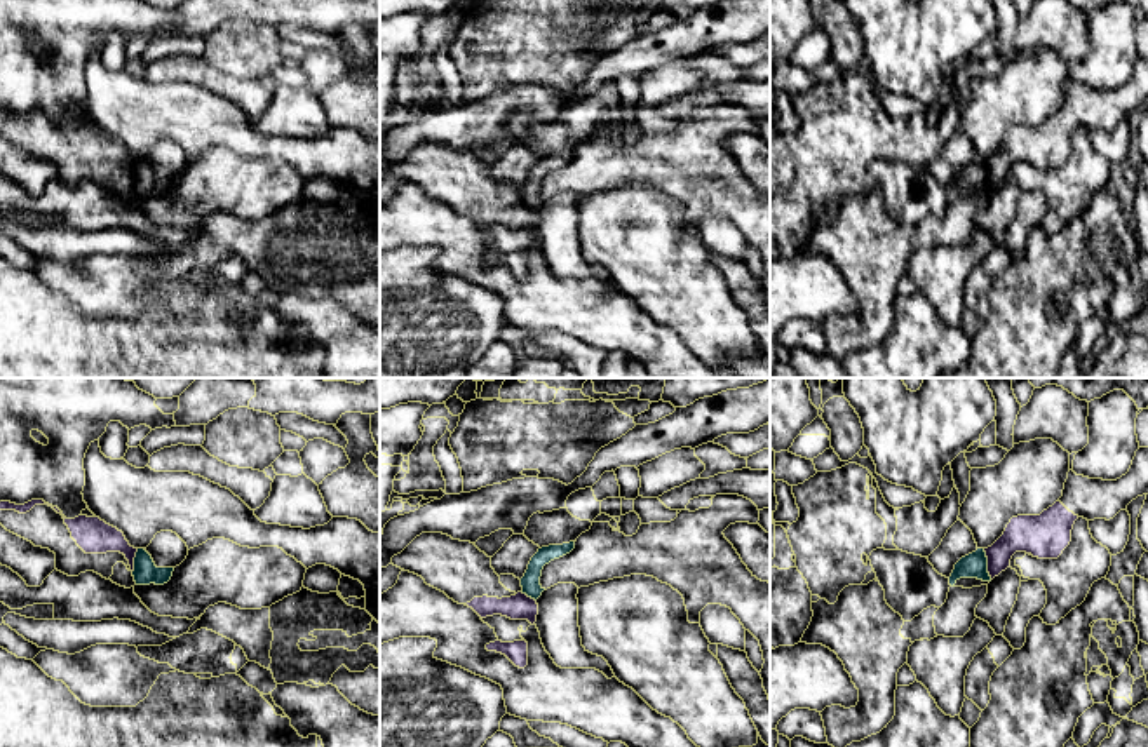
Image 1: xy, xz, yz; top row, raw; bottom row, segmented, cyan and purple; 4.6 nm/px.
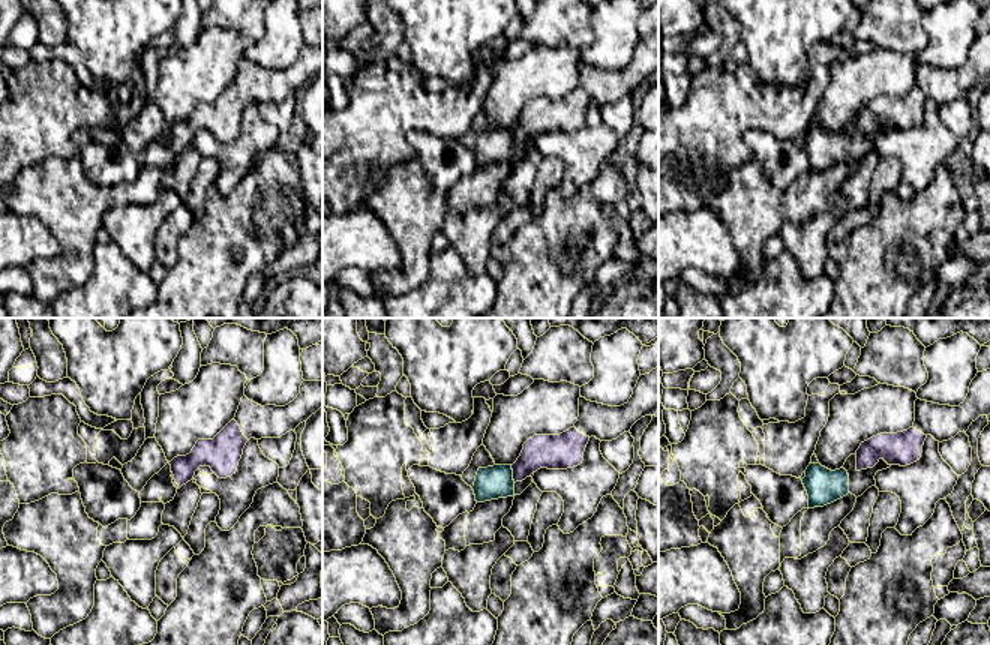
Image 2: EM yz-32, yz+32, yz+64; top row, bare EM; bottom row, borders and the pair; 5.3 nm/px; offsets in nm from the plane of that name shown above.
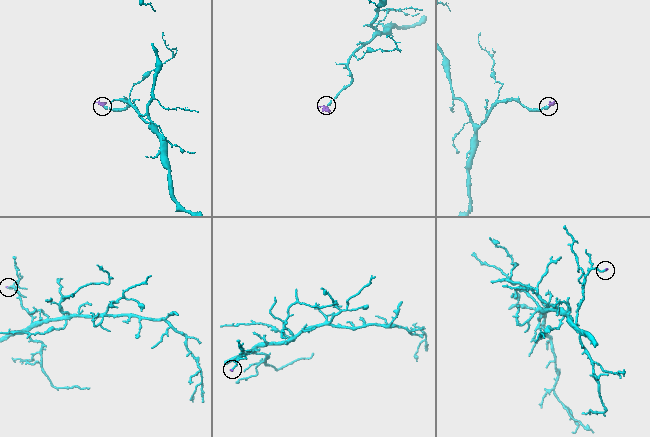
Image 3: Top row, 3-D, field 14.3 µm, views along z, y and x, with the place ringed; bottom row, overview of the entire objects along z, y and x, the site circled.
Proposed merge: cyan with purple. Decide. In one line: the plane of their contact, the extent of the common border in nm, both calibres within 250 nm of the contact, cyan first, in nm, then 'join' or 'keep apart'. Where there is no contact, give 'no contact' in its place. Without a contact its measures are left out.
contact in yz; length 150 nm; calibres 120 and 180 nm; keep apart

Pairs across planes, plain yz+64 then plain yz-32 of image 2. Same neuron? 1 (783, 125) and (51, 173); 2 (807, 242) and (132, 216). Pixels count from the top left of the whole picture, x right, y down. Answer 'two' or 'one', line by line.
1: two
2: one

